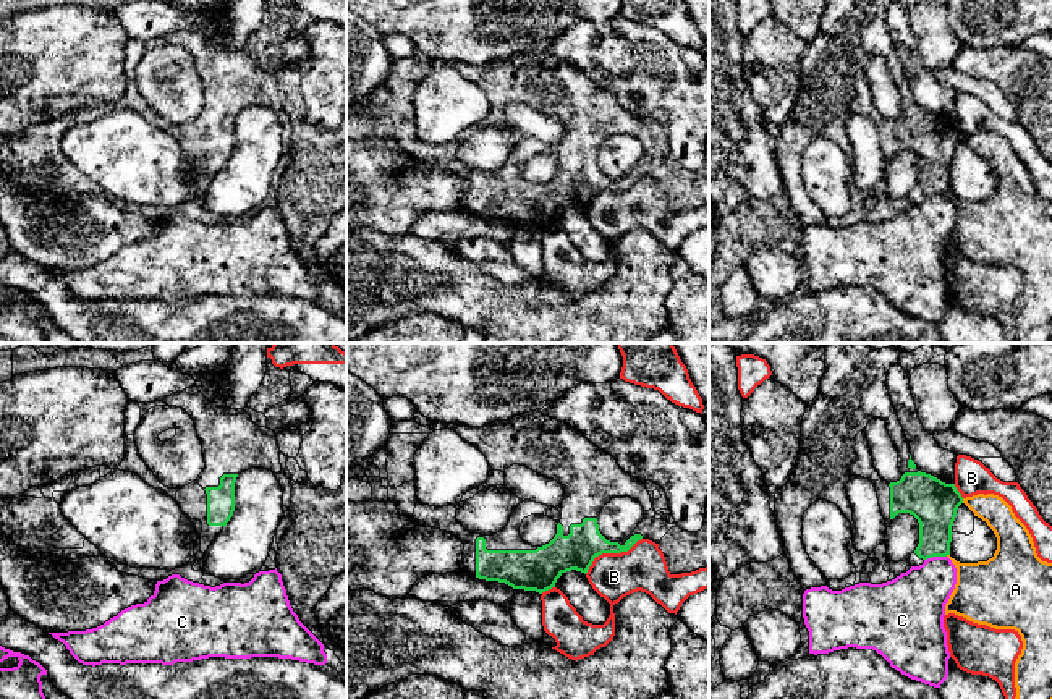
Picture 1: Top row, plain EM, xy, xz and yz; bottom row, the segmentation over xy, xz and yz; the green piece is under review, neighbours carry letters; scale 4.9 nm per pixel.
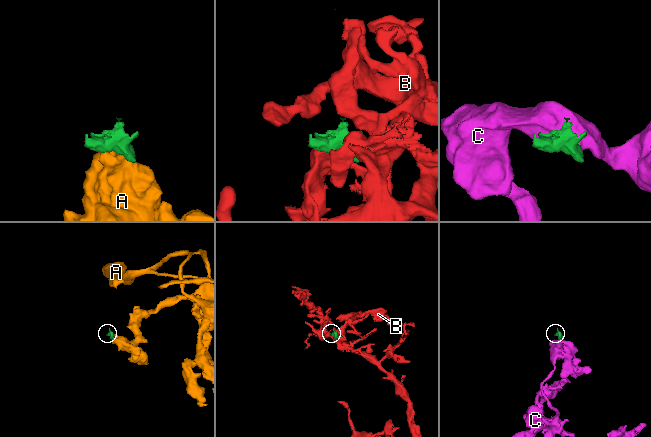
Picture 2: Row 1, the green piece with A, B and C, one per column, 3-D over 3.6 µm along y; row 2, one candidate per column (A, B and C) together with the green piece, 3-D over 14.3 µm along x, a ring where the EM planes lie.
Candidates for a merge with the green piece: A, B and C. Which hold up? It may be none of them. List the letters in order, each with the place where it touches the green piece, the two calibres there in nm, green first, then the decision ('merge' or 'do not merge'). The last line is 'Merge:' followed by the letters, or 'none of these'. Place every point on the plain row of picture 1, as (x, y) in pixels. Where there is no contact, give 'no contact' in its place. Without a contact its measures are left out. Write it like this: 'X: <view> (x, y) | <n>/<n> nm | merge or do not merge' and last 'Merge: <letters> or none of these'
A: yz (962, 138) | 240/150 nm | do not merge
B: xz (610, 190) | 190/220 nm | do not merge
C: yz (934, 193) | 220/300 nm | do not merge
Merge: none of these

